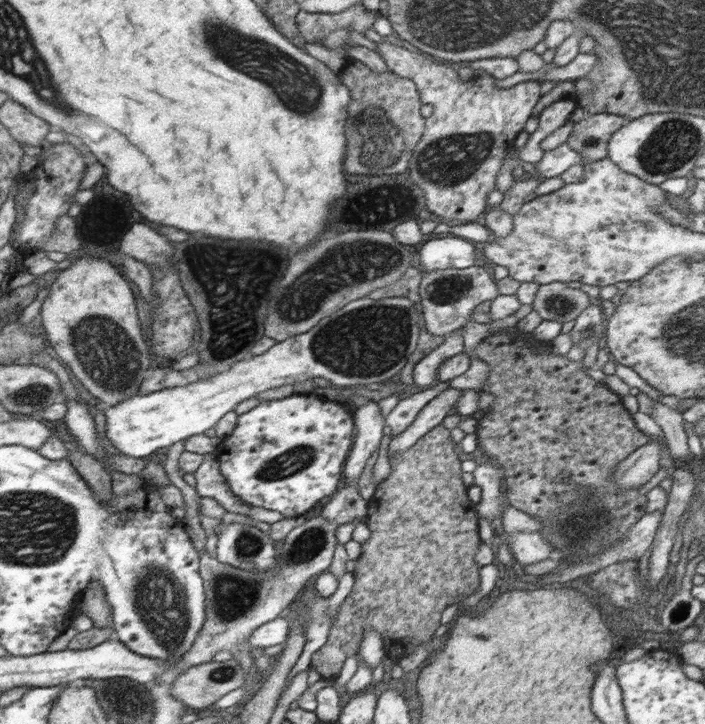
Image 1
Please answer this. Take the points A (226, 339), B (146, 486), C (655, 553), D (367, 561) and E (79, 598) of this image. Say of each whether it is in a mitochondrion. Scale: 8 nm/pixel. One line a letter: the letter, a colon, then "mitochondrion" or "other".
A: mitochondrion
B: other
C: other
D: other
E: other

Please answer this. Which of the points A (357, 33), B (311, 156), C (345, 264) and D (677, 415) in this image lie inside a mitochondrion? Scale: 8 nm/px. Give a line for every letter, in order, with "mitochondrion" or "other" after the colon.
A: other
B: other
C: mitochondrion
D: other

